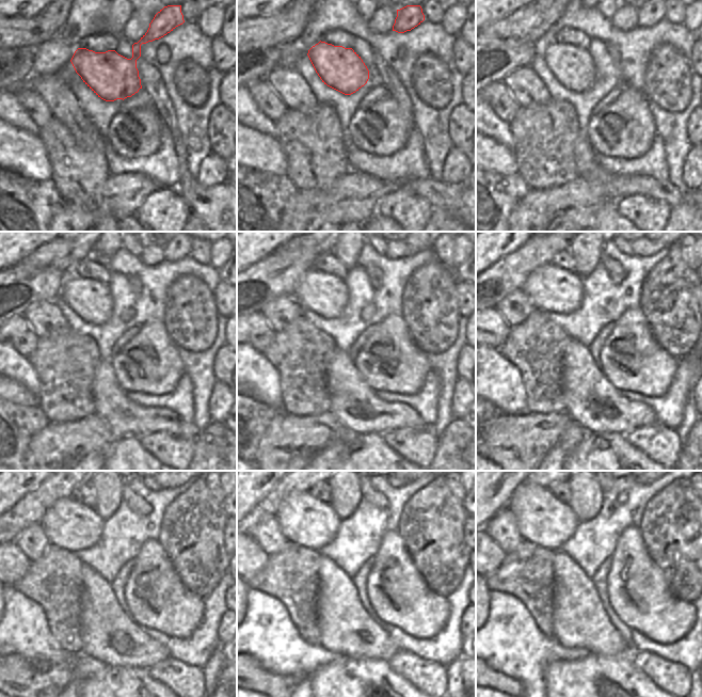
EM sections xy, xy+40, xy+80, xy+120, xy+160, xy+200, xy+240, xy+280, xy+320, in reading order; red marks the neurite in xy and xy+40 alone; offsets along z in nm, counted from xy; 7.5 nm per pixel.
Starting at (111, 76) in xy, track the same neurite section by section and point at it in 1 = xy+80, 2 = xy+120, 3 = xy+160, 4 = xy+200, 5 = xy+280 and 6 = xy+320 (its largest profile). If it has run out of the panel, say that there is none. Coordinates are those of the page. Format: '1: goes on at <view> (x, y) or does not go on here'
1: goes on at xy+80 (573, 66)
2: goes on at xy+120 (91, 299)
3: goes on at xy+160 (325, 295)
4: goes on at xy+200 (551, 288)
5: goes on at xy+280 (305, 521)
6: goes on at xy+320 (542, 519)

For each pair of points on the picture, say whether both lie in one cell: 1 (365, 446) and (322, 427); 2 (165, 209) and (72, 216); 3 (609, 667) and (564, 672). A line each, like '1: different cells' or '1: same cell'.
1: different cells
2: different cells
3: same cell

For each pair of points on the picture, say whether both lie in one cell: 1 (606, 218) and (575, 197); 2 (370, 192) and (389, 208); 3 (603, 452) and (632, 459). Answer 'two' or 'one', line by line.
1: two
2: two
3: one

